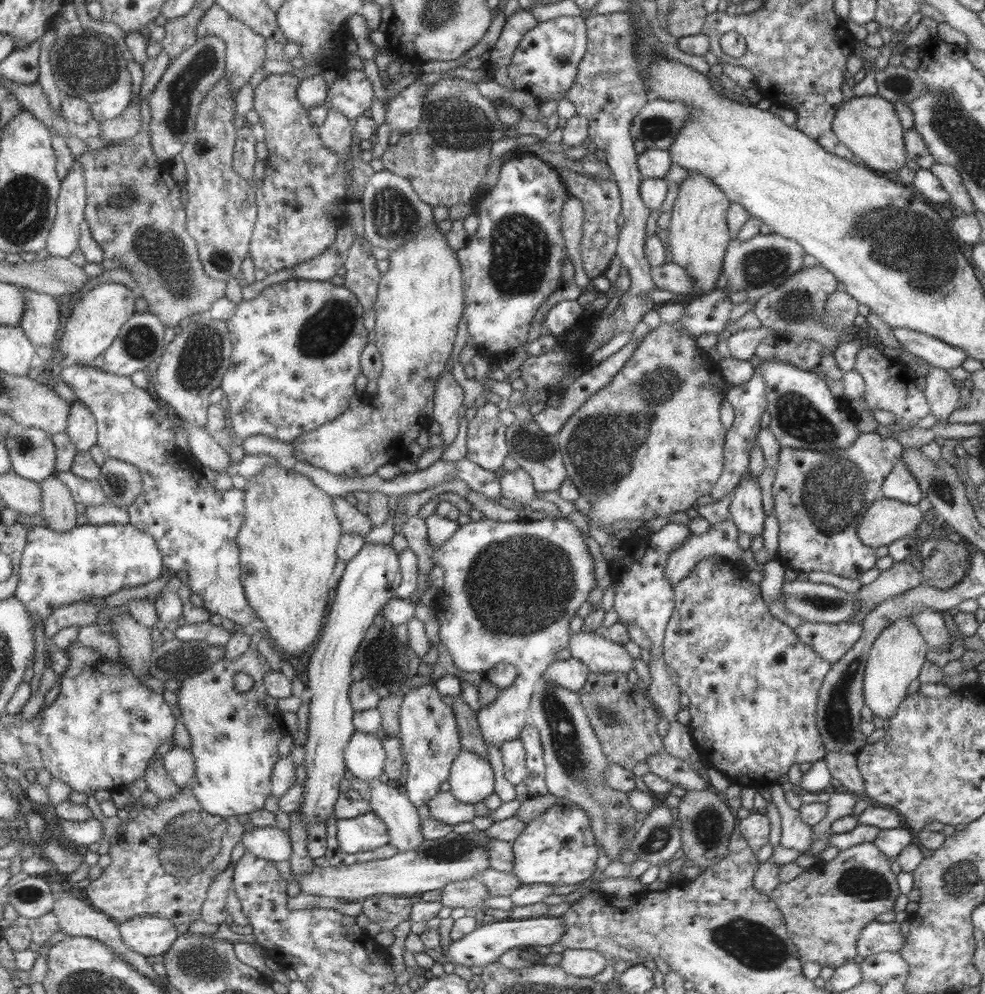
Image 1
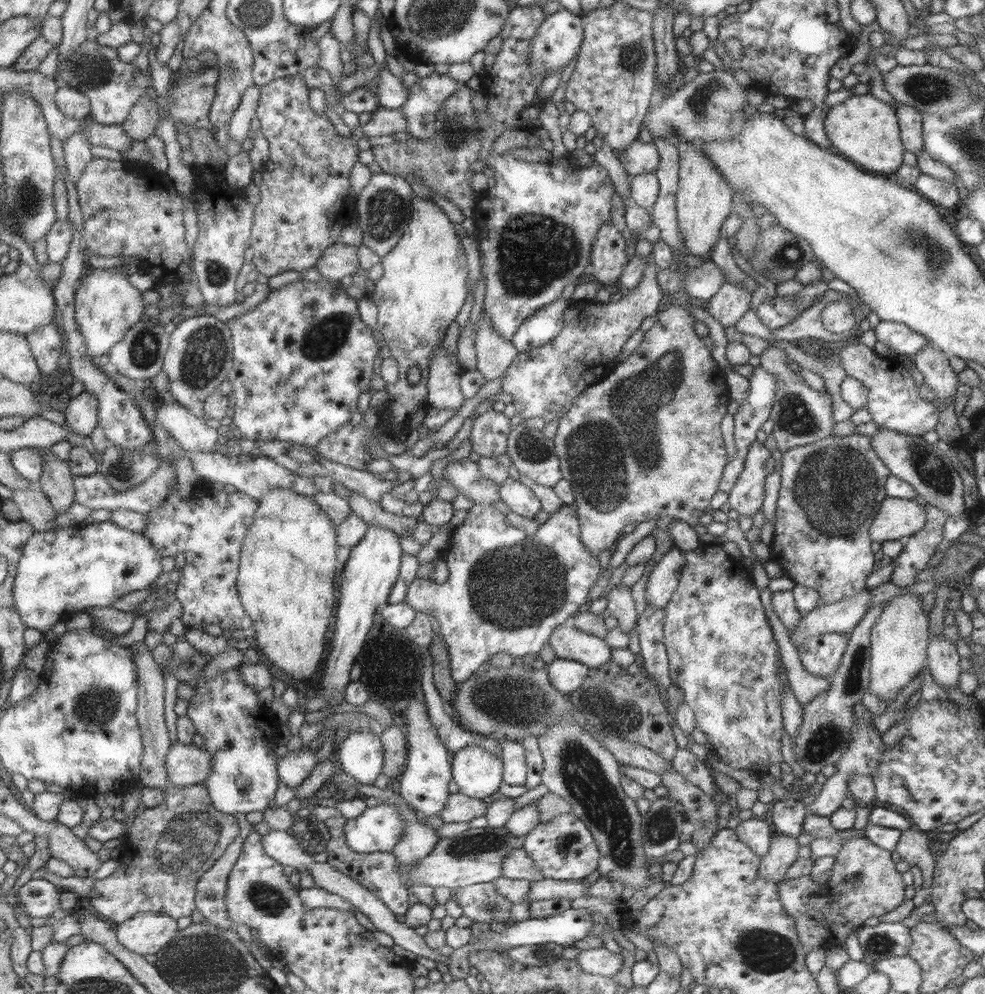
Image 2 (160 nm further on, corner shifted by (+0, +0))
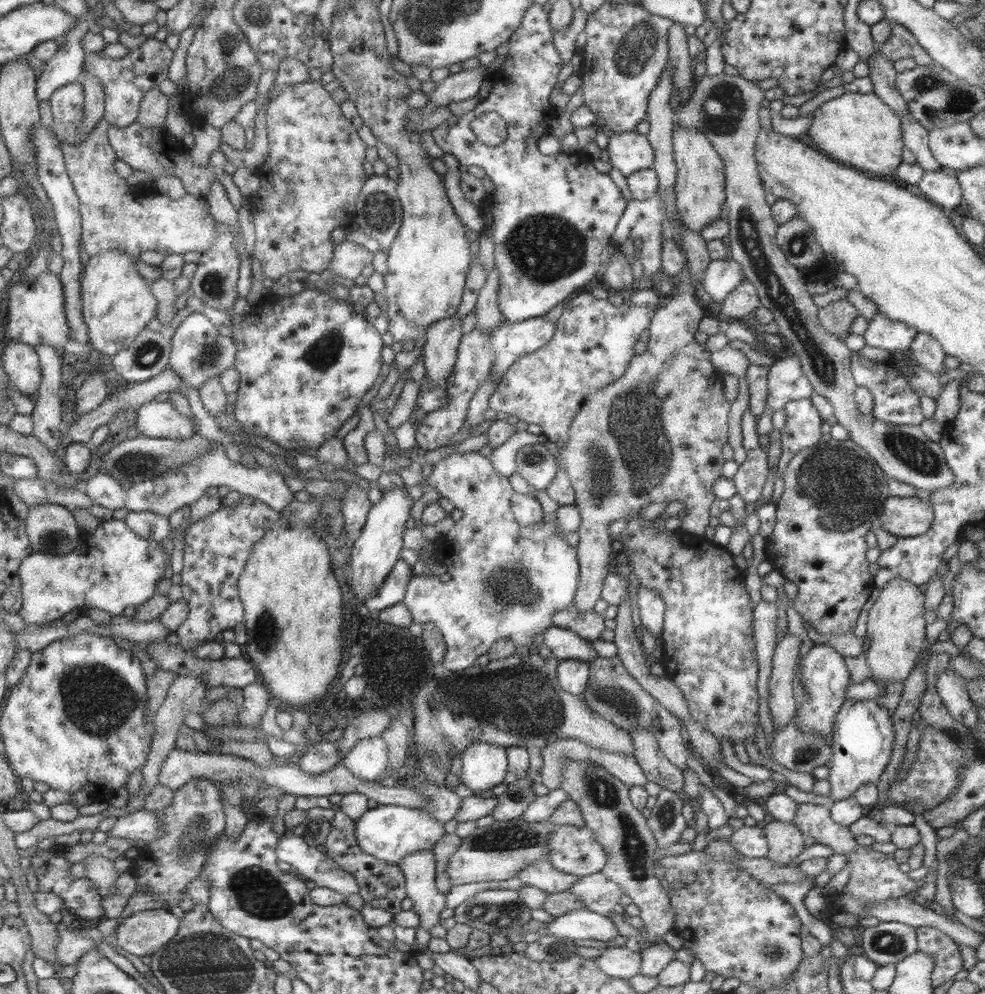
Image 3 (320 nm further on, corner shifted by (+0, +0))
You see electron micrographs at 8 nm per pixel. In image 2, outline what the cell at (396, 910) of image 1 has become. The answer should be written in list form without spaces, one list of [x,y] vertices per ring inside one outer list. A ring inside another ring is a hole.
[[[319,803],[310,808],[311,820],[324,822],[329,832],[329,842],[324,846],[327,853],[327,864],[333,865],[339,872],[354,878],[361,886],[364,886],[371,894],[374,894],[394,914],[405,914],[409,902],[407,901],[407,889],[400,883],[398,866],[392,853],[359,854],[347,848],[343,838],[344,816],[331,803]]]

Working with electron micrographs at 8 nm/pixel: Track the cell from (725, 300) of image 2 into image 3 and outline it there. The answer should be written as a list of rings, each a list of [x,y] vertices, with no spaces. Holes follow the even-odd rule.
[[[745,280],[725,296],[720,312],[729,318],[742,321],[745,315],[751,315],[757,309],[759,303],[755,288]]]

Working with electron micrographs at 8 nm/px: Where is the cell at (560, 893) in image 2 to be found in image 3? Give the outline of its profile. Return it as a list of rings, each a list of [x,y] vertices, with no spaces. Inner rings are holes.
[[[600,872],[578,877],[568,891],[579,898],[585,908],[601,916],[607,916],[624,894],[618,884],[607,880]]]

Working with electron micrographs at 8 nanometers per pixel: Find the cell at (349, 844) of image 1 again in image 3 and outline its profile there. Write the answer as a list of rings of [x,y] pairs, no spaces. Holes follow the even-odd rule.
[[[393,804],[377,805],[367,809],[354,824],[358,848],[377,860],[398,866],[401,859],[419,851],[431,851],[445,834],[443,823],[423,809]]]

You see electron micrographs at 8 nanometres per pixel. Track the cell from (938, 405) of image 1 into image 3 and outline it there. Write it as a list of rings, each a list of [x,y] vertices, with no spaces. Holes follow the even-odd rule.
[[[916,331],[913,340],[910,340],[907,348],[910,352],[910,359],[914,361],[919,368],[931,374],[943,374],[943,360],[946,354],[941,345],[928,332]]]

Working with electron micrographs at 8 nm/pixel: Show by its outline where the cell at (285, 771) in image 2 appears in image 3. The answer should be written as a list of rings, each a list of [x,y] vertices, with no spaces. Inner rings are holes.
[[[316,742],[298,756],[295,766],[301,772],[317,774],[333,769],[339,763],[339,750],[334,742]]]

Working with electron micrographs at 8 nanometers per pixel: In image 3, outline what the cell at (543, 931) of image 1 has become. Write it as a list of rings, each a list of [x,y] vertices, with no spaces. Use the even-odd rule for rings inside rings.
[[[580,908],[563,916],[555,917],[545,923],[547,929],[543,935],[553,935],[562,939],[610,941],[617,936],[617,928],[609,917],[601,916],[591,910]]]

